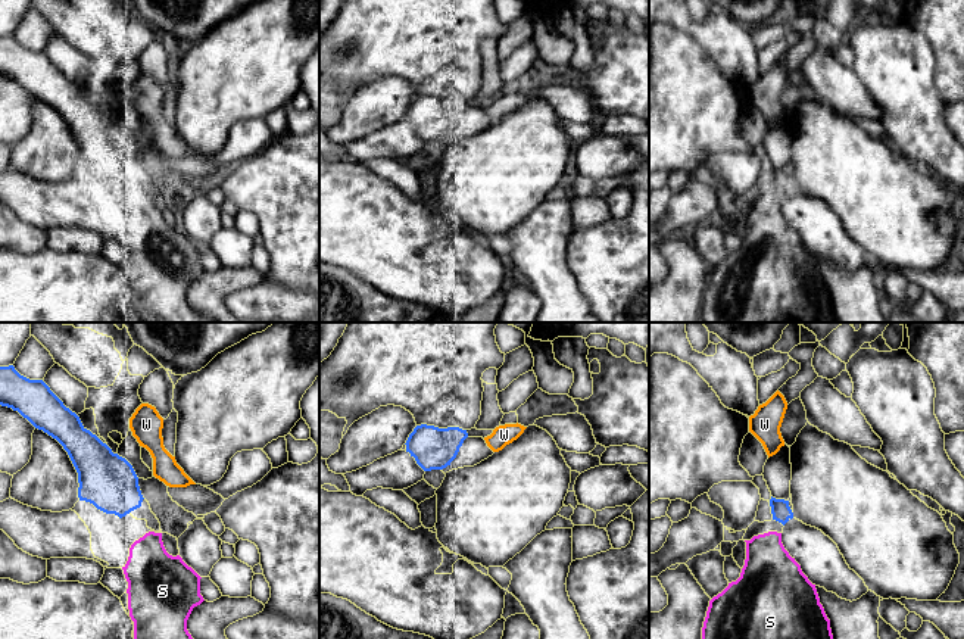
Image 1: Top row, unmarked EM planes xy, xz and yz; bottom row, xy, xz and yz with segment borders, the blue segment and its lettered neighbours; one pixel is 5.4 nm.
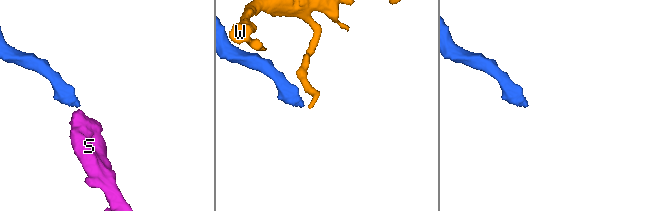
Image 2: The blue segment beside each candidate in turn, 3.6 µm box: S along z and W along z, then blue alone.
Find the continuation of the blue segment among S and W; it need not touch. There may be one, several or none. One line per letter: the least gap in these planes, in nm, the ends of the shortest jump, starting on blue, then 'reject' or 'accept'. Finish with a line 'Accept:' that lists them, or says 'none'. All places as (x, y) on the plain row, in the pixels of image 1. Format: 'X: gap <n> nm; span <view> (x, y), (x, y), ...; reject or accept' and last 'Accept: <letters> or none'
S: gap 50 nm; span yz (783, 195), (780, 203); accept
W: gap 90 nm; span xy (137, 147), (153, 145); reject
Accept: S

